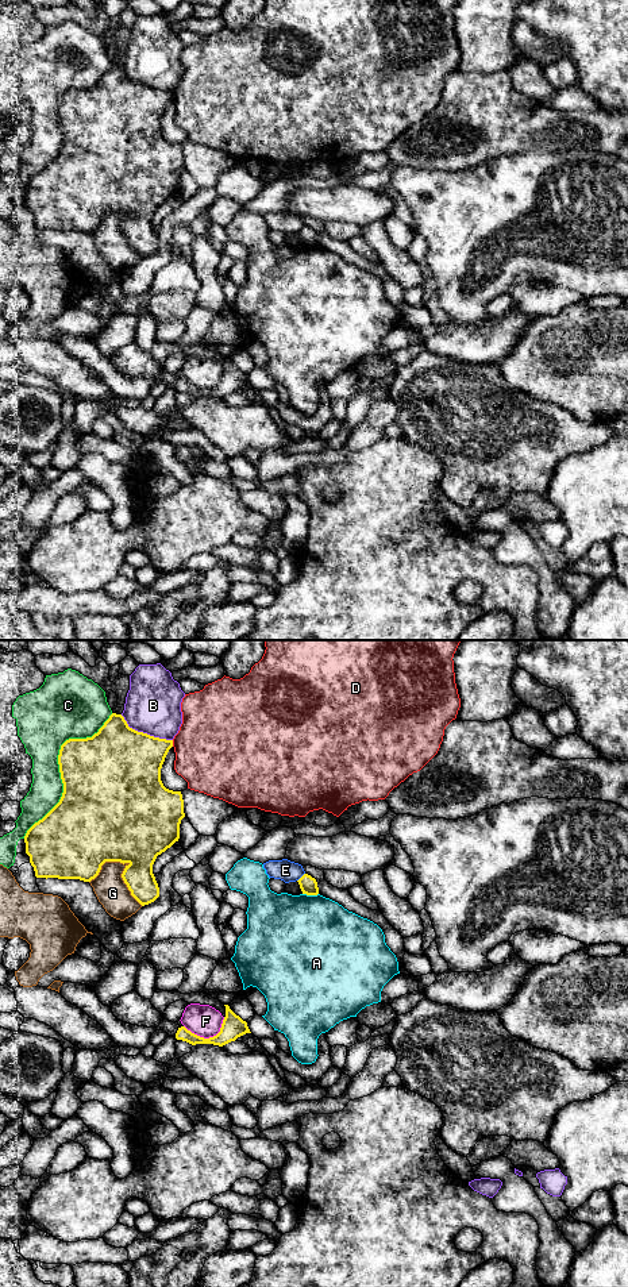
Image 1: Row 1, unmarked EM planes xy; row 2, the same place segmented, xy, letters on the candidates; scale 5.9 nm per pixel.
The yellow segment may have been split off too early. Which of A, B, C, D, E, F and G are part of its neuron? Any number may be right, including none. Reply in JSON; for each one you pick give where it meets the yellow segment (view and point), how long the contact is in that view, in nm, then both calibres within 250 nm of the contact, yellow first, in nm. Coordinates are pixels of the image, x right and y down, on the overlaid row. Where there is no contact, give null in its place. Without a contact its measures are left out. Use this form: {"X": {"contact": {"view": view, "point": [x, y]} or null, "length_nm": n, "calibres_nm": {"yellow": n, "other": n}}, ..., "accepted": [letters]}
{"accepted": []}

